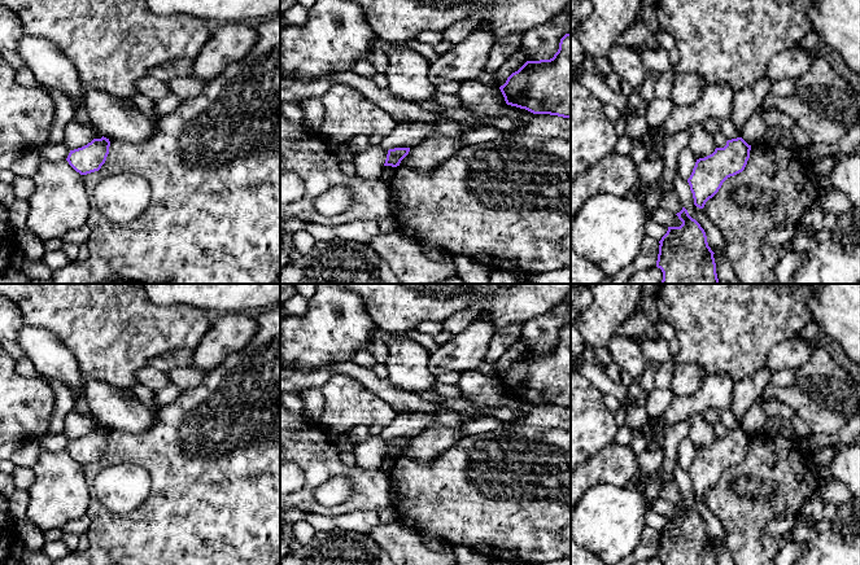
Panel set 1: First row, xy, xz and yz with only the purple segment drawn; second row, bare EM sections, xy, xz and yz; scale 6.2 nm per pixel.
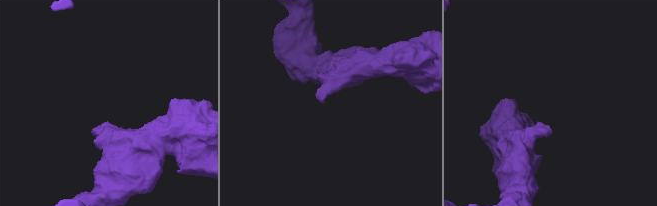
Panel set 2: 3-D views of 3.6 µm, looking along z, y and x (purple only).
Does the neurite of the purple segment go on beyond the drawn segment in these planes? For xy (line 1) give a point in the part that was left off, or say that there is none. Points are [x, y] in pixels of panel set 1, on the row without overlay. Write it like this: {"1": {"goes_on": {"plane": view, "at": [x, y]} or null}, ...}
{"1": {"goes_on": null}}

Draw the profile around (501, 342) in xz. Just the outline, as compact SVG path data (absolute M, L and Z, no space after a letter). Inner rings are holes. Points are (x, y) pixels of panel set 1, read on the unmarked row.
M511 325L502 333L493 337L485 354L485 362L489 365L496 364L503 352L516 341L520 340L523 325Z

